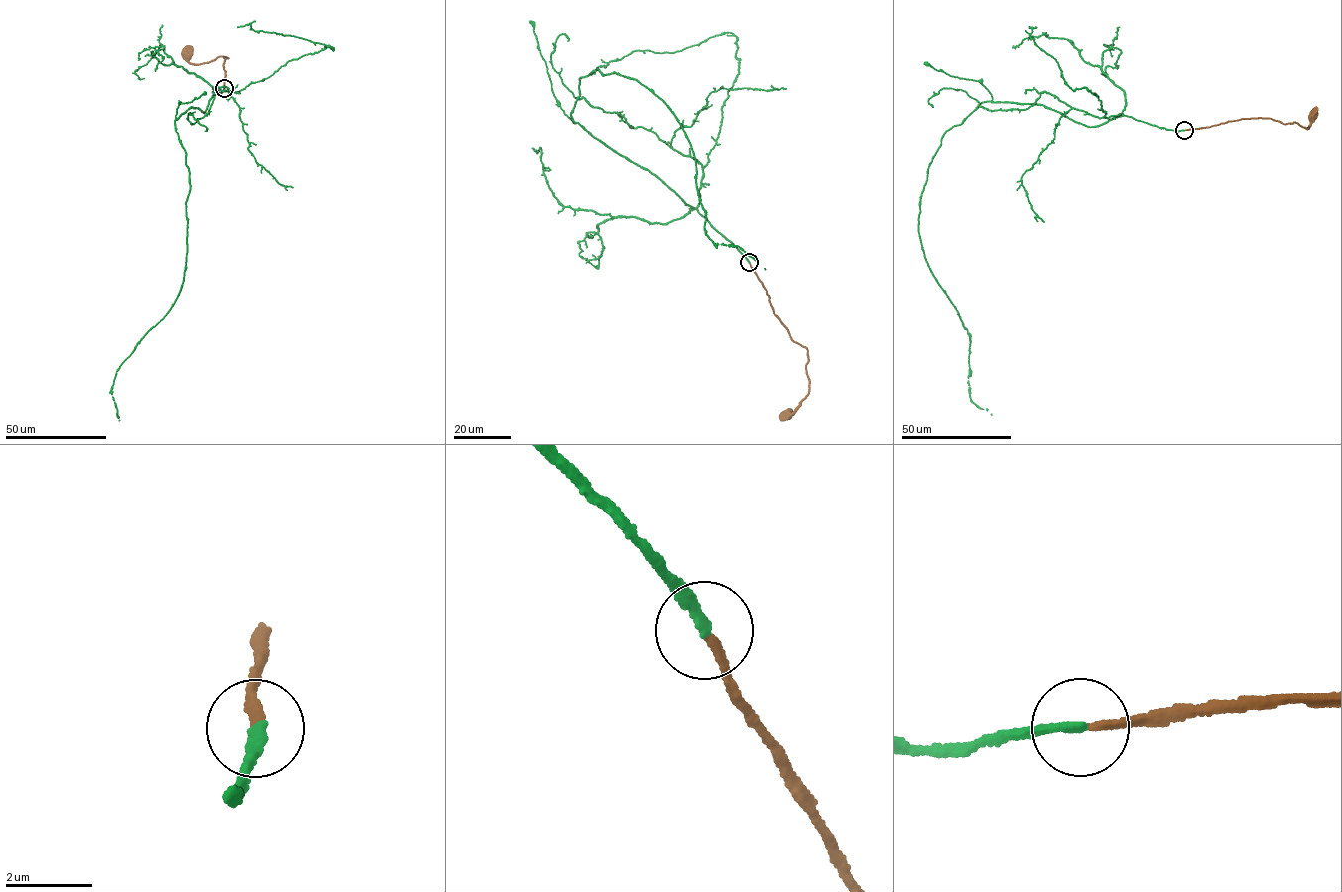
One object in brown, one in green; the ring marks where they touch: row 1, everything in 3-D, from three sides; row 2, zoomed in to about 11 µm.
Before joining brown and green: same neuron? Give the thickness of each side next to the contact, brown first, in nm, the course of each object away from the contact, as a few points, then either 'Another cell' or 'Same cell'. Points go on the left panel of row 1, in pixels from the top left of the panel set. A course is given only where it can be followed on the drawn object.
Thickness 180 nm (brown) against 220 nm. Course of brown: (224, 88), (224, 57), (227, 57), (219, 56), (205, 63), (191, 63), (187, 53). Course of green: (224, 88), (204, 113), (192, 107), (174, 121), (190, 185), (183, 281), (116, 372), (119, 420). Same cell

